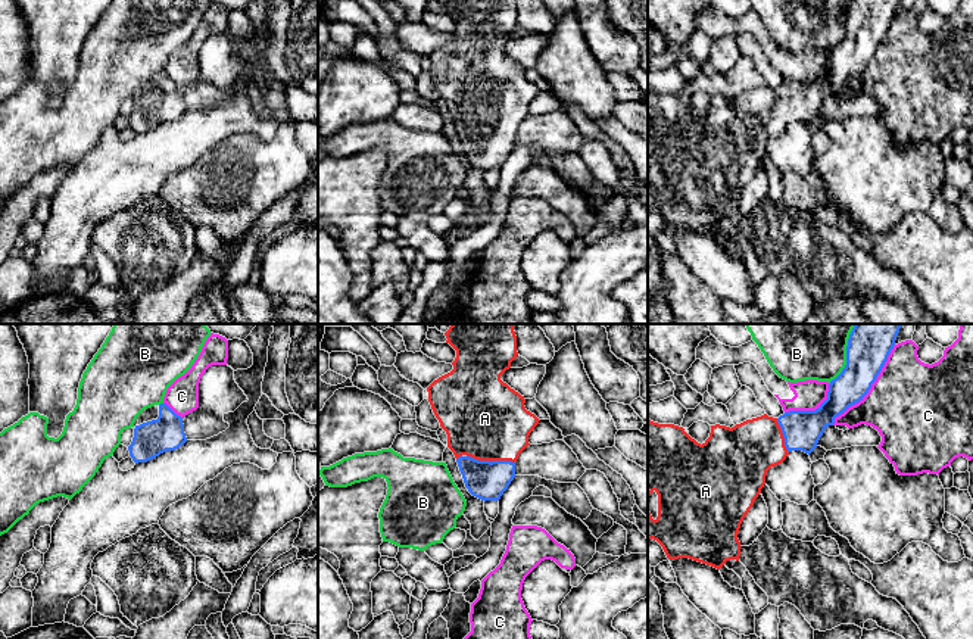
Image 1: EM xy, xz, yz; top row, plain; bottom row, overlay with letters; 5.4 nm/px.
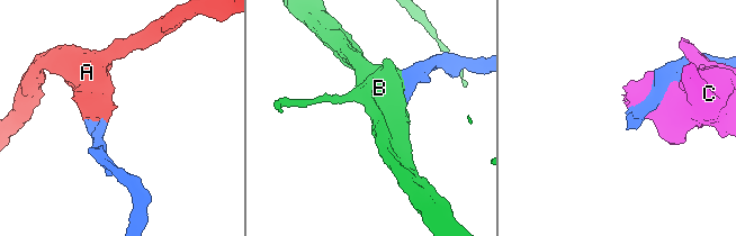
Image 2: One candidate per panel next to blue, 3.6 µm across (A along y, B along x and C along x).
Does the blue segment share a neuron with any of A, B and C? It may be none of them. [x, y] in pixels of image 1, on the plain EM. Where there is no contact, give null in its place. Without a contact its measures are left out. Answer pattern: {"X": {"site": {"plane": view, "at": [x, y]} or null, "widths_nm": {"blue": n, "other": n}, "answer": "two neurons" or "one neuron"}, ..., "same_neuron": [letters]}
{"A": {"site": {"plane": "xz", "at": [489, 131]}, "widths_nm": {"blue": 220, "other": 440}, "answer": "one neuron"}, "B": {"site": {"plane": "yz", "at": [847, 27]}, "widths_nm": {"blue": 240, "other": 280}, "answer": "two neurons"}, "C": {"site": {"plane": "yz", "at": [870, 58]}, "widths_nm": {"blue": 240, "other": 480}, "answer": "two neurons"}, "same_neuron": ["A"]}

